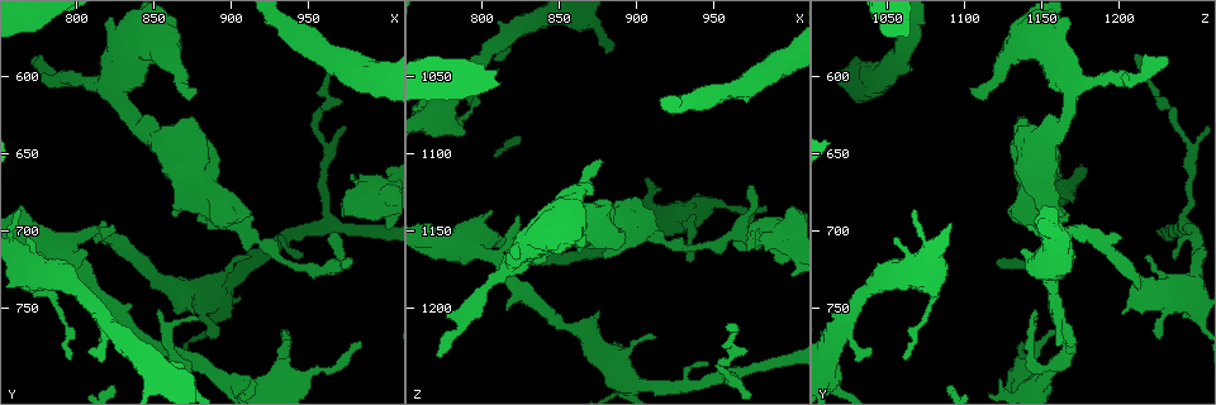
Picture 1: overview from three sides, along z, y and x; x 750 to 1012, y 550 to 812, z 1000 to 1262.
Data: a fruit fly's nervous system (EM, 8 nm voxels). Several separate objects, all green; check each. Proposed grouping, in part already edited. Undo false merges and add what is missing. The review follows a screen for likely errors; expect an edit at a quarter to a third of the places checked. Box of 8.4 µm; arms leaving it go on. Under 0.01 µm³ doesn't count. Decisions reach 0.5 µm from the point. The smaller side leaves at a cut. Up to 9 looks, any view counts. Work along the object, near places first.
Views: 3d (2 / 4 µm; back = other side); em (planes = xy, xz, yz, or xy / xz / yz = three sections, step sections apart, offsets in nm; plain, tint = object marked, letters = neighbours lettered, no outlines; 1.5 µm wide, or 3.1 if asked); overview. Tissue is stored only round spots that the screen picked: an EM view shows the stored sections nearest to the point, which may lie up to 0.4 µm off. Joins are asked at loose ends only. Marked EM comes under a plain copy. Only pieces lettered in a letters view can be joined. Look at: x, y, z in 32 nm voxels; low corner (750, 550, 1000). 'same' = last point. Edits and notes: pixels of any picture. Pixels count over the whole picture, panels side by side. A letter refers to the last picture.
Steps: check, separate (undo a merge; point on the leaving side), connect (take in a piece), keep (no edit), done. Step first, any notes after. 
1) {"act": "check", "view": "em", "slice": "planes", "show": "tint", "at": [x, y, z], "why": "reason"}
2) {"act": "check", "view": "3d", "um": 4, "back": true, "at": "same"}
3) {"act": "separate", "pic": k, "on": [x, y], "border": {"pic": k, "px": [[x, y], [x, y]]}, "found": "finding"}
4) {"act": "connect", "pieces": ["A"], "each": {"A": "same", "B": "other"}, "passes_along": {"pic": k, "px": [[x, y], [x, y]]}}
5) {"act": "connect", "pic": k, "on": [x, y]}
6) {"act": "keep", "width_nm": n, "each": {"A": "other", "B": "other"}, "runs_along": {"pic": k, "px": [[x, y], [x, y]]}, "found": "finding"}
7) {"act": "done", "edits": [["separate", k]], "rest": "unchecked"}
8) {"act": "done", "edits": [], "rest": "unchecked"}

{"act": "check", "view": "3d", "um": 2, "at": [962, 694, 1242], "why": "arms part here"}

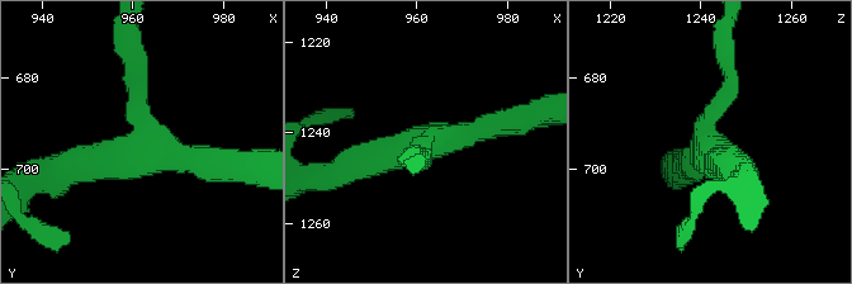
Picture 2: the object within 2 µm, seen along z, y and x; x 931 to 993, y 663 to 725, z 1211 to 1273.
{"act": "check", "view": "em", "slice": "yz", "step": 8, "show": "letters", "at": [962, 695, 1242], "why": "need the tissue"}

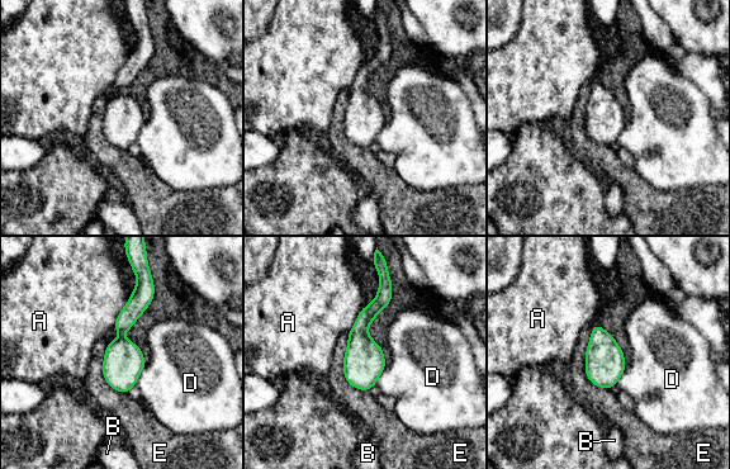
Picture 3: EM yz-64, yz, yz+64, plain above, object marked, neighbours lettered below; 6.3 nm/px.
{"act": "check", "view": "em", "slice": "planes", "show": "letters", "at": "same"}

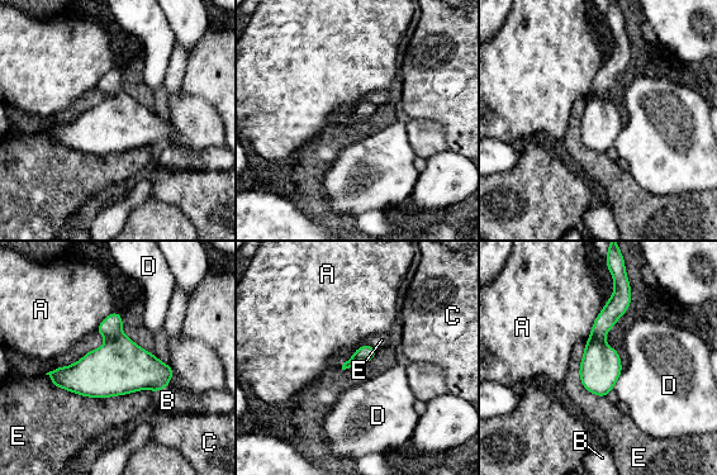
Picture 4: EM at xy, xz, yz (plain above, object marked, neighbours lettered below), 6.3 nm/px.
{"act": "keep", "width_nm": 260, "each": {"A": "other", "B": "other", "C": "other", "D": "other", "E": "other"}, "border": {"pic": 4, "px": [[44, 374], [82, 395], [153, 390]]}, "found": "one neuron here"}

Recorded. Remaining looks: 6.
{"act": "check", "view": "em", "slice": "yz", "step": 8, "show": "letters", "at": [874, 626, 1138], "why": "an open end"}

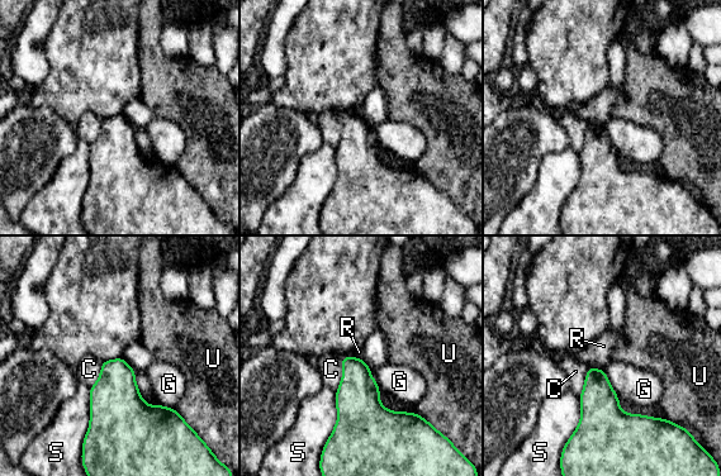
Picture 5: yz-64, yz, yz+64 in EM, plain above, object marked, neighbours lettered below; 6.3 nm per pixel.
{"act": "check", "view": "em", "slice": "planes", "show": "letters", "at": "same"}

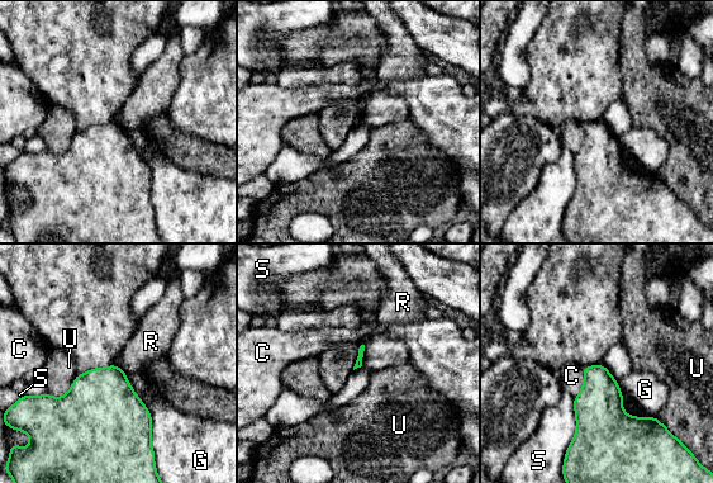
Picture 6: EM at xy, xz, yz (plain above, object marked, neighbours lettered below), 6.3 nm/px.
{"act": "keep", "each": {"C": "other", "G": "other", "R": "other", "S": "other", "U": "other"}, "border": {"pic": 6, "px": [[365, 345], [361, 365]]}, "found": "no lettered piece goes on from it"}

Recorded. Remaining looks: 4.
{"act": "check", "view": "3d", "um": 4, "at": [788, 756, 1074], "why": "calibre changes"}

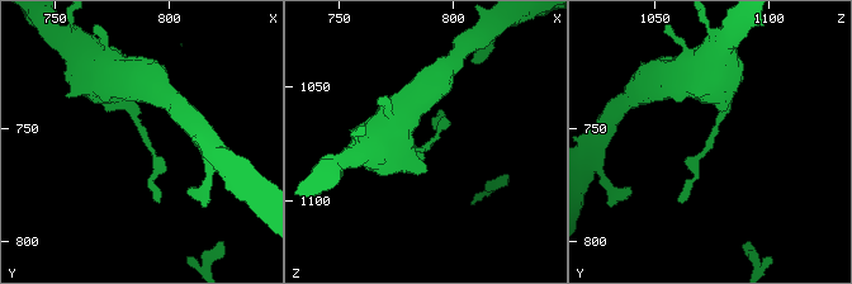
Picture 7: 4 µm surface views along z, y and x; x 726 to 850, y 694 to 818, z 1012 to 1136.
{"act": "check", "view": "em", "slice": "xz", "step": 8, "show": "tint", "at": [789, 755, 1073], "why": "need the tissue"}

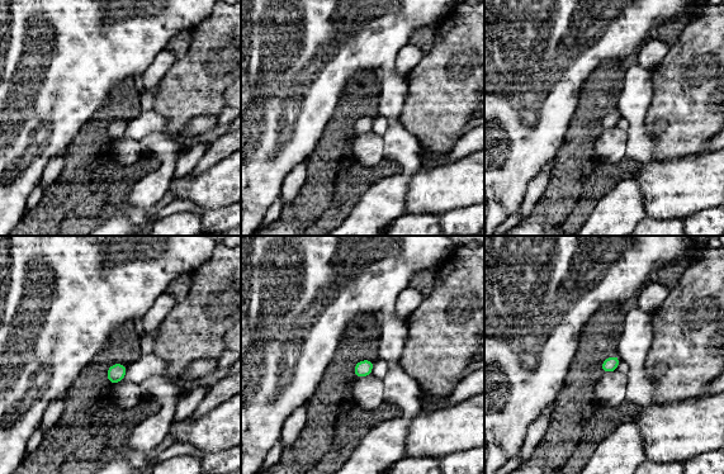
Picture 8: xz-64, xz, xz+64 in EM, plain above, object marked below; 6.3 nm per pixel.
{"act": "check", "view": "em", "slice": "planes", "show": "letters", "at": "same", "why": "another direction"}

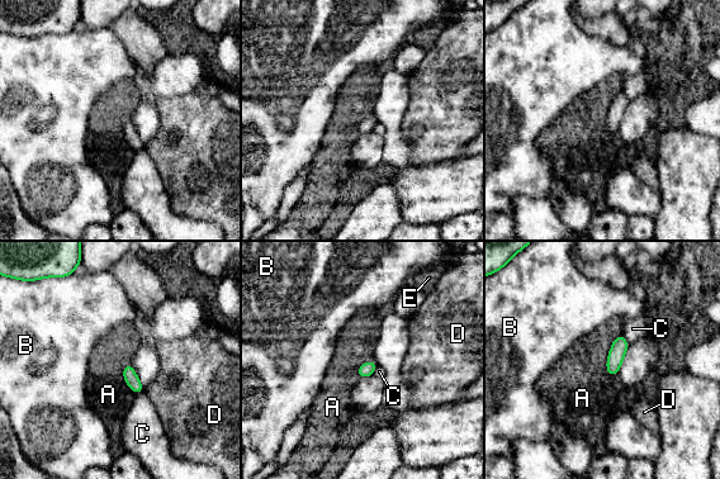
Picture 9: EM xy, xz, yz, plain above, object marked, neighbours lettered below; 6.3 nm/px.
{"act": "keep", "each": {"A": "other", "B": "other", "C": "other", "D": "other", "E": "other"}, "border": {"pic": 9, "px": [[122, 366], [124, 383], [136, 394]]}, "found": "all the same neuron"}

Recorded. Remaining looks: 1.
{"act": "done", "edits": [], "rest": "unchecked"}

